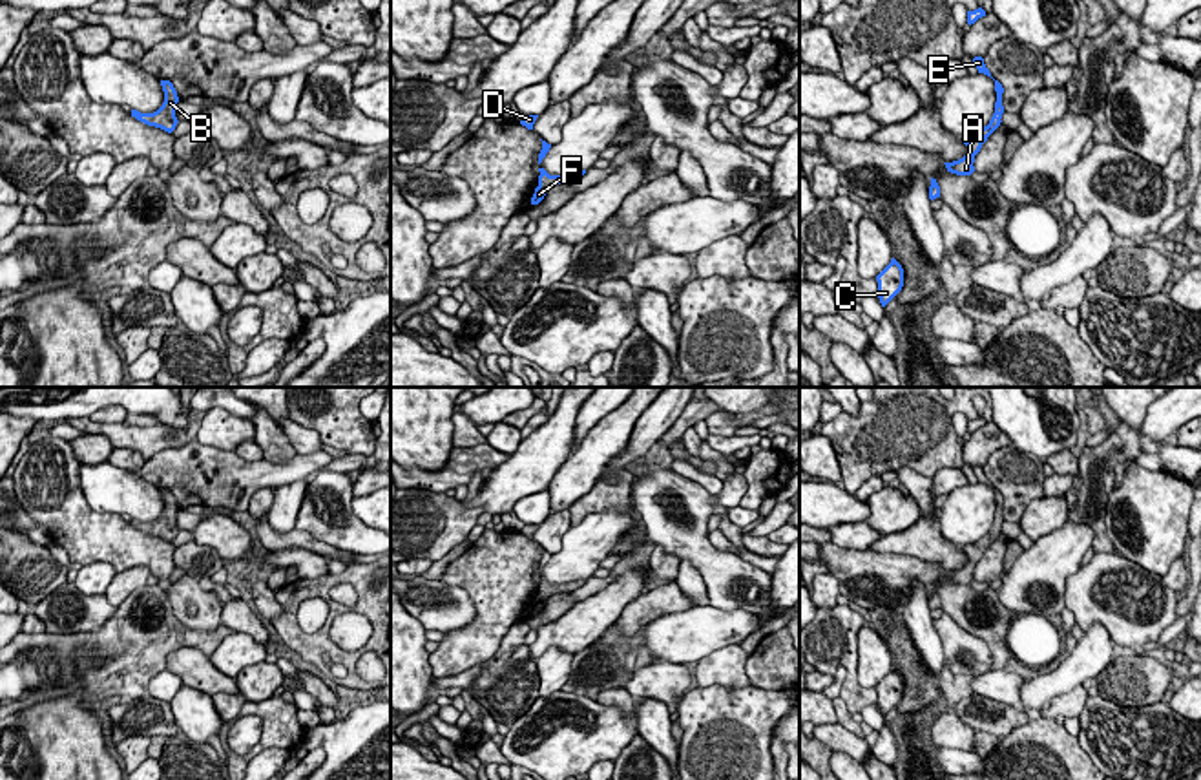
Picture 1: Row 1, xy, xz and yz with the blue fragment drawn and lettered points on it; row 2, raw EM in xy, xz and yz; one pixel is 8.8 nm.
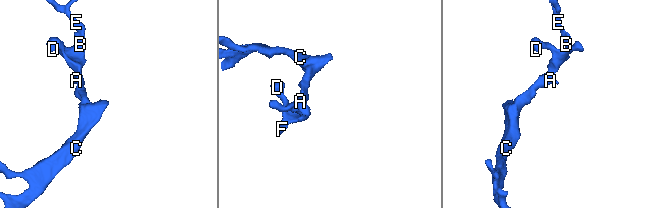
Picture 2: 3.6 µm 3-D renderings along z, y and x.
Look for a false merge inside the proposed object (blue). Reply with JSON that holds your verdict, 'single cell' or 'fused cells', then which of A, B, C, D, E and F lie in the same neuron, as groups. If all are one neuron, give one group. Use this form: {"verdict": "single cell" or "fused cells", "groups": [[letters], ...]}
{"verdict": "single cell", "groups": [["A", "B", "C", "D", "E", "F"]]}

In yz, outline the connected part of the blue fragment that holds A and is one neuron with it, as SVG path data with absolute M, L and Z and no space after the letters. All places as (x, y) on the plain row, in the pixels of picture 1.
M995 490L995 501L997 501L997 511L995 511L995 522L989 530L987 535L984 535L978 543L975 544L966 544L962 552L967 555L967 563L953 572L944 572L947 581L956 583L956 585L971 585L975 581L975 564L980 561L982 553L987 550L987 546L1000 535L1000 528L1004 522L1002 515L1002 502L1004 497L998 490Z

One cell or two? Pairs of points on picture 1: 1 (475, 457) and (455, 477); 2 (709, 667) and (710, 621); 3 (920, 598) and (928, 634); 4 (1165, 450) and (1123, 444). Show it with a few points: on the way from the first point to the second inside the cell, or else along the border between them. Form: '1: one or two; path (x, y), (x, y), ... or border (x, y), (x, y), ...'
1: one; path (469, 463), (460, 472)
2: two; border (740, 643), (714, 649), (696, 662)
3: one; path (920, 607), (920, 625)
4: two; border (1138, 439), (1141, 450)

